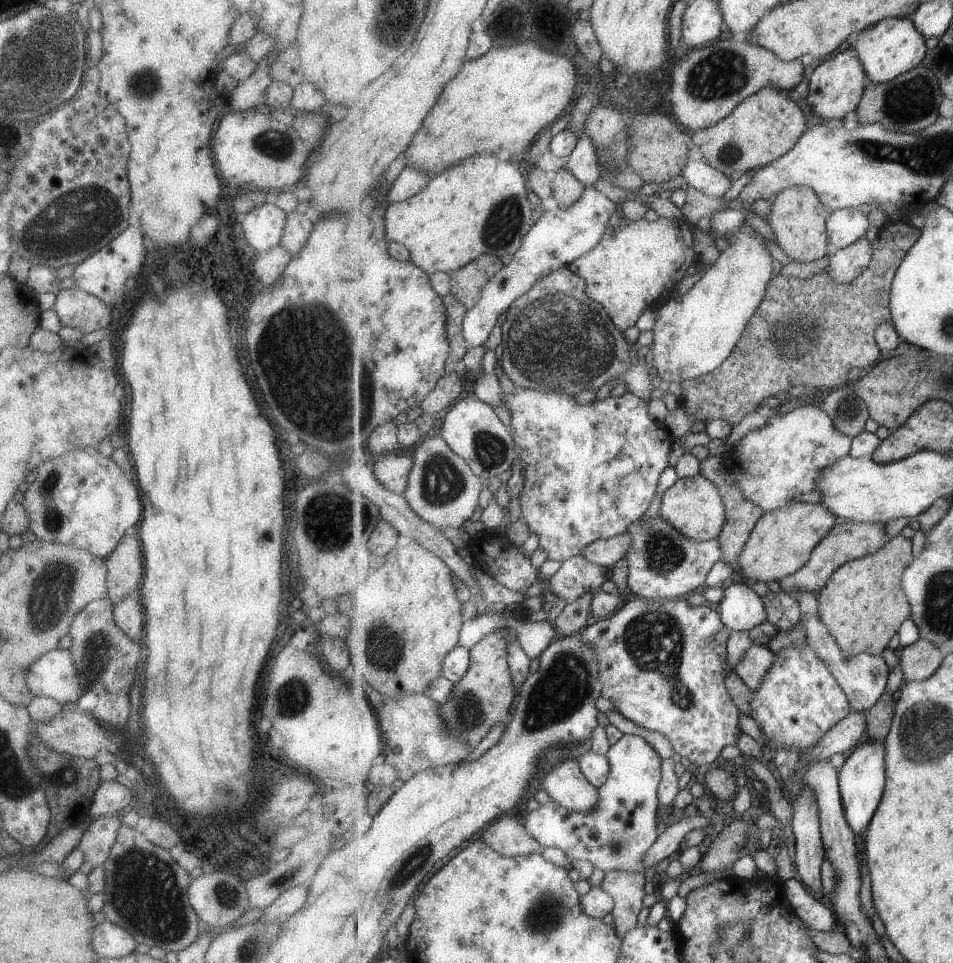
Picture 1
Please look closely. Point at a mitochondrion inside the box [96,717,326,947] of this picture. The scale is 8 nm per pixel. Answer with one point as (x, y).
(147, 887)

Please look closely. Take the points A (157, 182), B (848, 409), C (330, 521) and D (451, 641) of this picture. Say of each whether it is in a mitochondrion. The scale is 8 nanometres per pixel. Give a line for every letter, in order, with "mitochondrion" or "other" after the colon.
A: other
B: mitochondrion
C: mitochondrion
D: other

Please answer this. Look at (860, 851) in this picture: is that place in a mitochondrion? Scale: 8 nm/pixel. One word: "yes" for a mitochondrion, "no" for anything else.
no

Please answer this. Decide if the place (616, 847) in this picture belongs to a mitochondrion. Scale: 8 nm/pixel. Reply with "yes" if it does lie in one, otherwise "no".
yes

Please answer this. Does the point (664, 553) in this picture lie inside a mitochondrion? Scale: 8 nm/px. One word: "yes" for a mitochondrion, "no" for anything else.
yes

